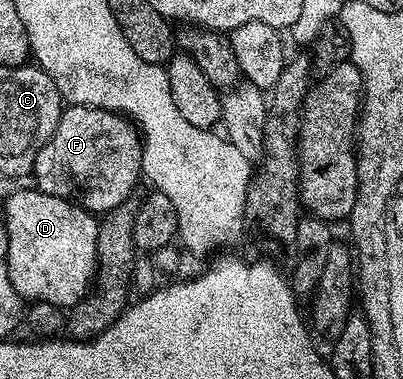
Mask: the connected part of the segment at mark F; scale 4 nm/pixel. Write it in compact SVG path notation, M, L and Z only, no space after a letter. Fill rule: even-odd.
M68 105L64 109L63 114L57 120L57 128L53 128L53 136L49 136L49 140L37 152L35 164L33 167L34 189L45 192L49 196L57 196L65 198L68 202L73 202L77 206L83 207L84 210L90 210L96 216L106 216L111 211L116 210L118 206L124 205L128 201L127 198L131 194L131 189L135 186L135 181L141 178L141 135L134 125L124 115L117 114L113 110L102 110L101 108L93 108L92 106L73 106Z

